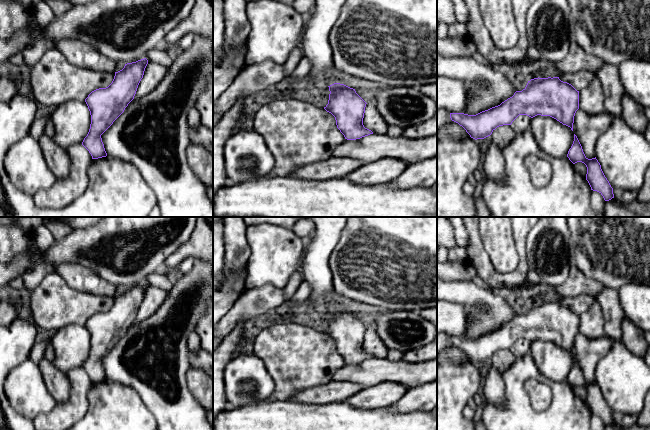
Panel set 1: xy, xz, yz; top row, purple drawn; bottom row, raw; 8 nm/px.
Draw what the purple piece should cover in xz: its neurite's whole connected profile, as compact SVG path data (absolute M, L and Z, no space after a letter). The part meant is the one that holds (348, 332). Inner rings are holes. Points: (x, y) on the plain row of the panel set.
M334 307L329 311L329 324L324 333L336 344L337 352L347 364L356 364L373 358L363 349L366 326L355 313Z

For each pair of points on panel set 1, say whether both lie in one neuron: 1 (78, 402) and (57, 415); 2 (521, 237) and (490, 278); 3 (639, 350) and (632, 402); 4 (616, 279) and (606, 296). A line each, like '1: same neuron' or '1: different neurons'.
1: same neuron
2: same neuron
3: different neurons
4: different neurons

